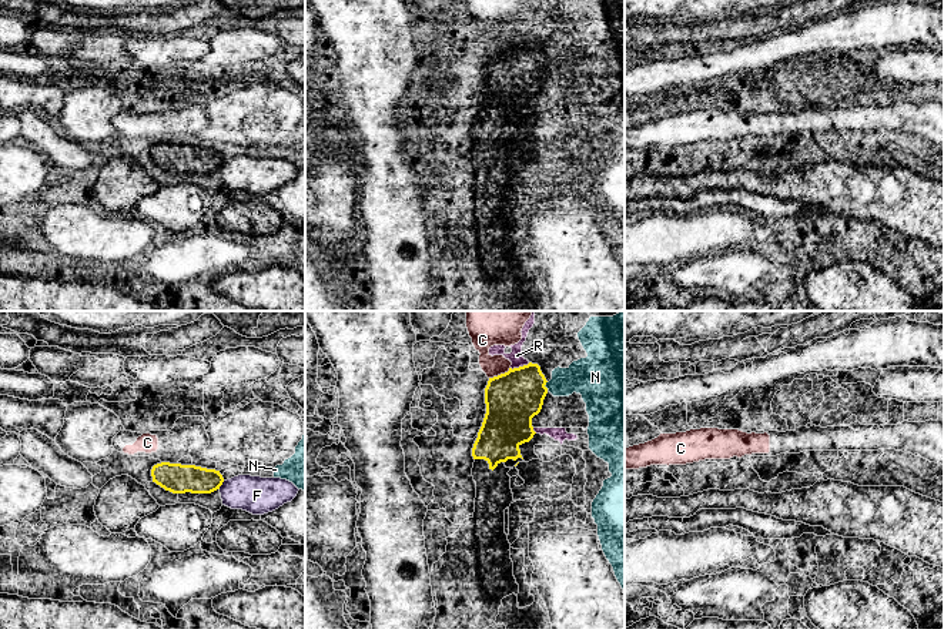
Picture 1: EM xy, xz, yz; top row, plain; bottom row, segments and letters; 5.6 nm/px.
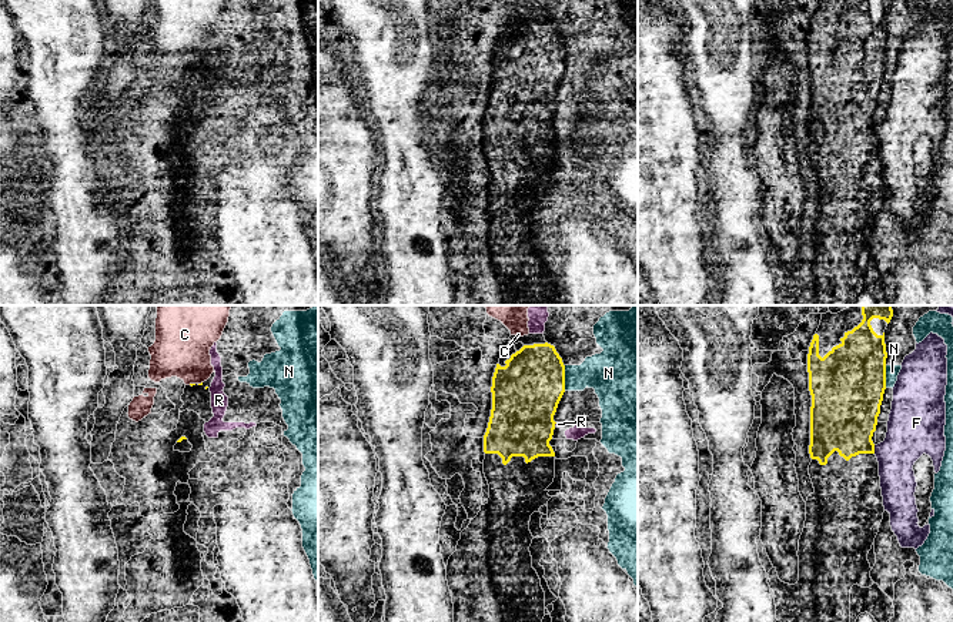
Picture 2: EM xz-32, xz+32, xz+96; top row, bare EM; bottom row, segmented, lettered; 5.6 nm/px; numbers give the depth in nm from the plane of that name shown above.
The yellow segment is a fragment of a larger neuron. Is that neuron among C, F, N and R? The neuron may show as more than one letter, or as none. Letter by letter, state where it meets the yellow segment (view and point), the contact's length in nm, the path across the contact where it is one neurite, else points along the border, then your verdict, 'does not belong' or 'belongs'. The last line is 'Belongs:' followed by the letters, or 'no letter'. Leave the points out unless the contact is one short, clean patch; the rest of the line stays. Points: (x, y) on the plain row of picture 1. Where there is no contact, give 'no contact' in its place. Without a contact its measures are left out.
C: xz (501, 54) | 140 nm | along xz (509, 47), (506, 52), (489, 59) | does not belong
F: xy (221, 164) | 60 nm | along xy (224, 161), (218, 169) | does not belong
N: xz (545, 64) | 50 nm | along xz (546, 62), (545, 66), (548, 69) | does not belong
R: xz (519, 47) | 120 nm | does not belong
Belongs: no letter

